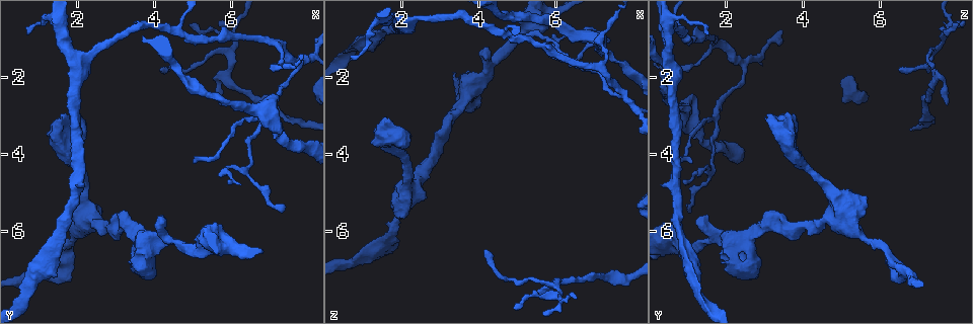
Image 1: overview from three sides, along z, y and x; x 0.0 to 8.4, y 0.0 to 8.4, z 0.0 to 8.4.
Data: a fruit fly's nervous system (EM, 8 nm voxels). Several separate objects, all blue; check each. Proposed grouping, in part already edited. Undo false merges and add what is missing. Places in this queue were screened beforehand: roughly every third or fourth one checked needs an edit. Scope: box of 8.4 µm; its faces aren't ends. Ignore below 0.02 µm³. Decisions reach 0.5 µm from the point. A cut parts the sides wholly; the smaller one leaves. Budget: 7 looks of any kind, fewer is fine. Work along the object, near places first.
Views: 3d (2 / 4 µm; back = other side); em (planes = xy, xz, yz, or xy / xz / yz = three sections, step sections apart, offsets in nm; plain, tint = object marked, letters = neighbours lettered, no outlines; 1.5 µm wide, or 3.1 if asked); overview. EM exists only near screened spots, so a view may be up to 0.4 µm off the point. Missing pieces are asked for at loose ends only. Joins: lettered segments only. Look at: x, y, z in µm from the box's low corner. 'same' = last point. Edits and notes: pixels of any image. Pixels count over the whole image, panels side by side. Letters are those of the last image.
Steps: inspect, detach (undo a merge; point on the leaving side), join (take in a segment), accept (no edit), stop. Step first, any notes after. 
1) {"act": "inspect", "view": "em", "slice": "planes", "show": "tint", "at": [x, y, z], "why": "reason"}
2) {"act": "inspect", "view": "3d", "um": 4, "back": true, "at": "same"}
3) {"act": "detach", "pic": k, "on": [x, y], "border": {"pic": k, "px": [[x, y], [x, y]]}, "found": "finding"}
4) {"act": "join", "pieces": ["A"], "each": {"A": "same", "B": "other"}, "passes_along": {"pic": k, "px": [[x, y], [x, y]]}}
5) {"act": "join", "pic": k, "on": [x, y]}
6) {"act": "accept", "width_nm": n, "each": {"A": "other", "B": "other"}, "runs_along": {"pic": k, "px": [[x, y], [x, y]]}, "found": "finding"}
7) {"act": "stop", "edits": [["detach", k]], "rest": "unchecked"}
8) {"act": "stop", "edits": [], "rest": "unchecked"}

{"act": "inspect", "view": "em", "slice": "planes", "show": "letters", "at": [7.40, 5.40, 1.00], "why": "thin end"}

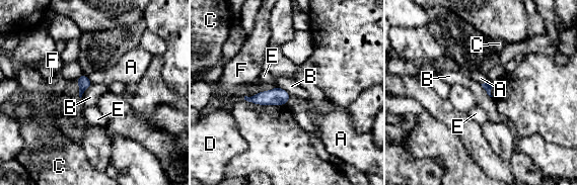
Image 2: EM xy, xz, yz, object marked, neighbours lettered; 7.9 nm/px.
{"act": "accept", "longest_contact_nm": ["B", 150], "each": {"A": "other", "B": "other", "C": "other", "D": "other", "E": "other", "F": "other"}, "border": {"pic": 2, "px": [[276, 85], [283, 88], [290, 95]]}, "found": "no lettered segment goes on from it"}

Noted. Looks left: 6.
{"act": "inspect", "view": "3d", "um": 4, "back": true, "at": [1.75, 3.00, 3.10], "why": "thick end"}

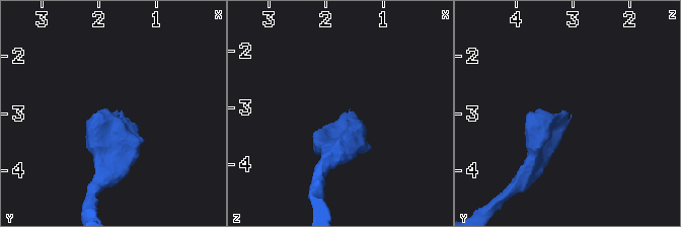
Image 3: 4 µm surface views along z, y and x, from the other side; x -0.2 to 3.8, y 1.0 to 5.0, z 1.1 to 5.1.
{"act": "inspect", "view": "em", "slice": "xy", "step": 4, "show": "letters", "at": [1.75, 2.95, 3.15], "why": "shape alone is not enough"}

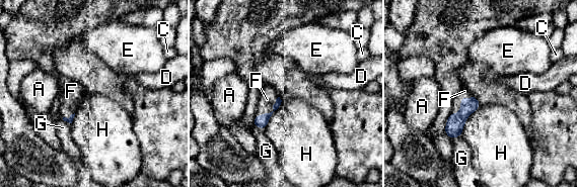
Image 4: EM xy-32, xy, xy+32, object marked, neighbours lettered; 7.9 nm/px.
{"act": "inspect", "view": "em", "slice": "planes", "show": "letters", "at": "same"}

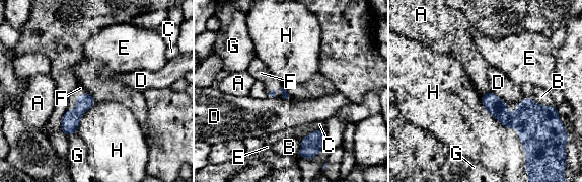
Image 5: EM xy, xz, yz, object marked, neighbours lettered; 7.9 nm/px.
{"act": "join", "pieces": ["F"], "each": {"A": "other", "B": "other", "C": "other", "D": "other", "E": "other", "F": "same", "G": "other", "H": "other"}, "found": "the neuron continues"}

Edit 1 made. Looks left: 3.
{"act": "inspect", "view": "3d", "um": 4, "at": [1.85, 6.20, 5.55]}

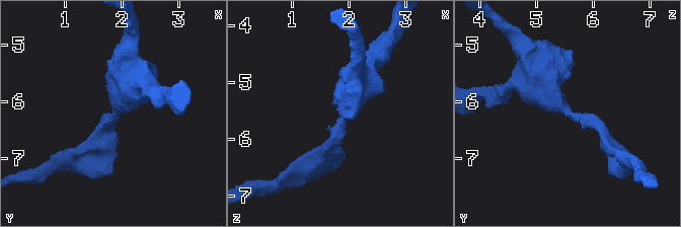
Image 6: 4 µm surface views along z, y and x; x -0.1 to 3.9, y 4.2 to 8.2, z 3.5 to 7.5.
{"act": "inspect", "view": "em", "slice": "planes", "show": "letters", "at": [1.90, 6.20, 5.60], "arm_widths_nm": [220, 550]}

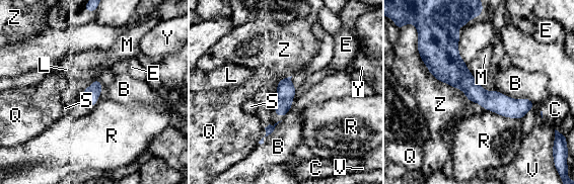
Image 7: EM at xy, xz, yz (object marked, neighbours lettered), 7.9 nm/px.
{"act": "accept", "each": {"B": "other", "C": "other", "E": "other", "L": "other", "M": "other", "Q": "other", "R": "other", "S": "other", "V": "other", "Y": "other", "Z": "other"}, "runs_along": {"pic": 7, "px": [[449, 42], [479, 95], [530, 105]]}, "found": "continuous, no second neuron"}

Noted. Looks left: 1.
{"act": "stop", "edits": [["join", 5]], "rest": "unchecked"}

